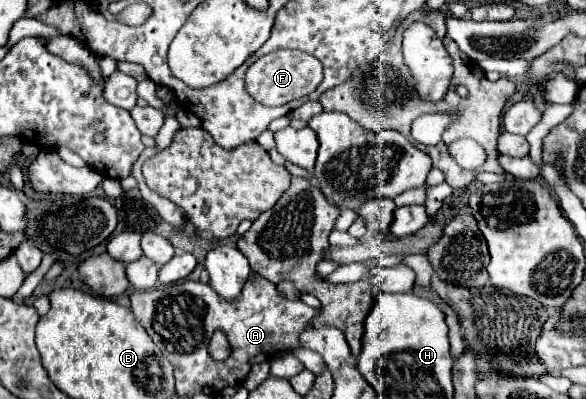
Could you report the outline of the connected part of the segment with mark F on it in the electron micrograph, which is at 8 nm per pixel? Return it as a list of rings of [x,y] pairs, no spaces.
[[[277,50],[273,54],[261,56],[247,68],[245,90],[253,100],[263,106],[283,106],[295,98],[309,96],[321,84],[321,64],[311,54],[301,50]]]

